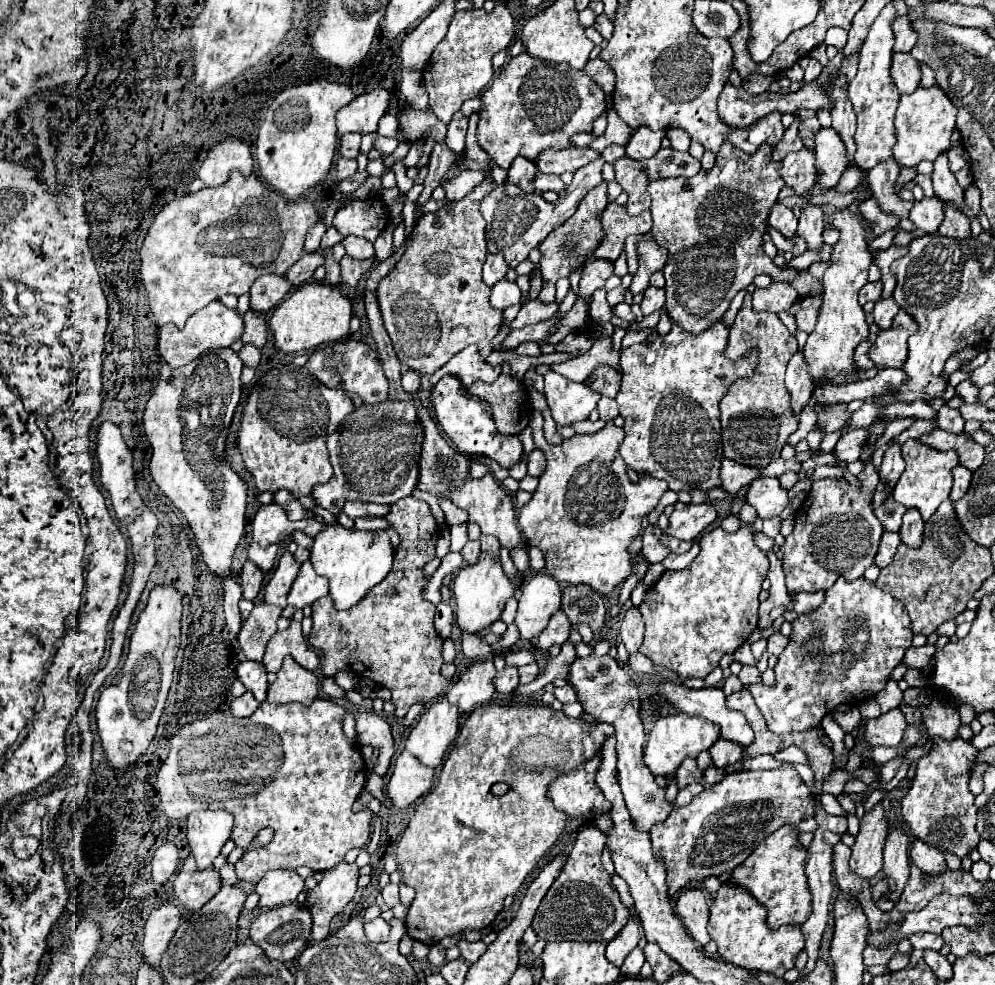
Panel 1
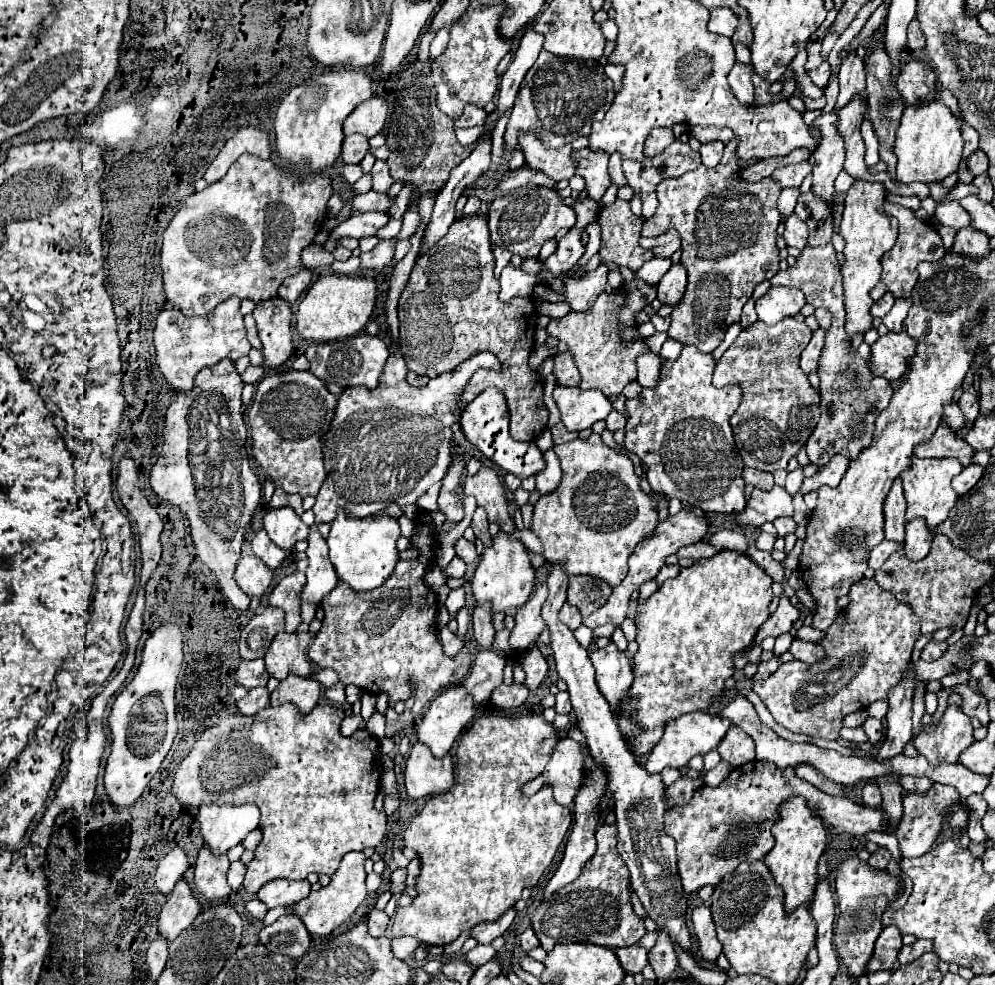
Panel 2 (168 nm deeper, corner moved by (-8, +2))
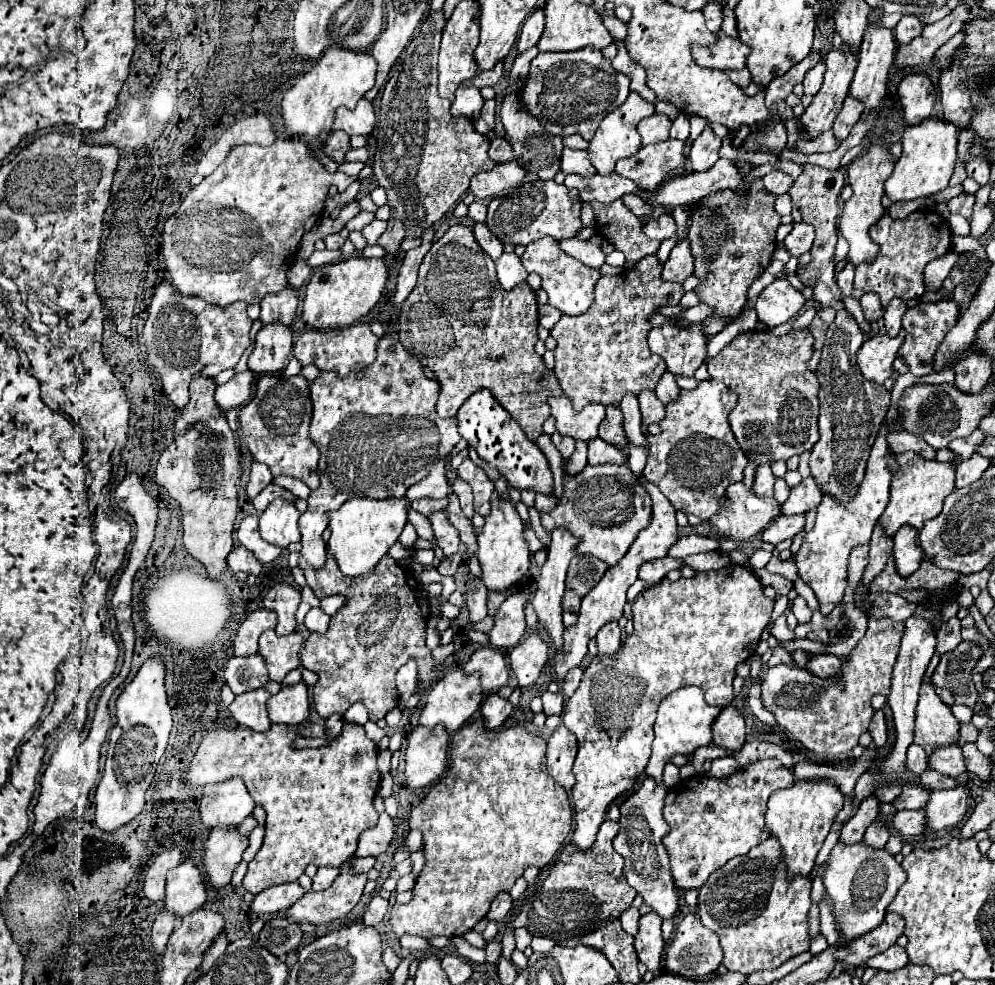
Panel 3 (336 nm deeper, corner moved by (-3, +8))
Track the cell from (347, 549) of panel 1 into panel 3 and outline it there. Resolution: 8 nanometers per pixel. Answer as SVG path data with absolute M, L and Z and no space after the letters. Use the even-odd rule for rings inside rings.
M352 498L344 502L338 510L328 512L328 528L330 540L328 550L338 562L338 568L346 576L362 576L376 568L380 558L388 554L390 546L398 540L404 524L406 524L406 498L390 498L390 500L372 500L372 498Z

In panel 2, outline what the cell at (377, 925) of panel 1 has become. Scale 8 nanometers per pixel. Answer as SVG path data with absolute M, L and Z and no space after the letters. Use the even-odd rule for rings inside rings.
M373 908L369 918L367 918L367 924L369 924L369 934L371 936L383 936L385 930L387 930L387 924L389 924L389 916L383 910Z

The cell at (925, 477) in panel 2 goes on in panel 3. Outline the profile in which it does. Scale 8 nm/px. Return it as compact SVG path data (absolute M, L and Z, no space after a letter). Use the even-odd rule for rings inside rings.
M904 452L898 454L898 464L900 466L894 472L890 486L890 502L884 510L884 516L880 518L888 536L894 536L896 530L904 524L910 524L920 530L926 520L936 518L940 514L944 498L954 490L954 466L950 462L944 464L936 460L926 460L916 452Z

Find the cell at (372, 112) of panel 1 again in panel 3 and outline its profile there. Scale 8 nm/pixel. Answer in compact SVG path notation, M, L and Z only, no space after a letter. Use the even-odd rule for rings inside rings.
M362 98L354 110L348 110L348 108L336 110L336 120L332 130L344 130L350 136L354 134L368 136L374 130L374 122L376 122L376 114L374 114L372 102Z

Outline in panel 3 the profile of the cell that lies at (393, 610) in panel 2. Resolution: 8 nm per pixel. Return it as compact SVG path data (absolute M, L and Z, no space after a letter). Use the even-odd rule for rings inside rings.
M332 554L328 556L322 570L314 570L302 562L306 582L318 598L342 594L346 604L330 616L330 626L324 634L312 632L308 636L302 648L302 666L318 674L312 698L322 718L328 718L334 712L344 714L350 704L364 702L370 720L376 722L398 704L394 674L402 664L414 660L418 664L418 690L430 692L438 674L456 664L456 654L450 654L442 666L434 664L434 656L426 646L426 618L430 616L428 592L412 578L408 568L402 568L392 556L384 556L372 574L344 578Z

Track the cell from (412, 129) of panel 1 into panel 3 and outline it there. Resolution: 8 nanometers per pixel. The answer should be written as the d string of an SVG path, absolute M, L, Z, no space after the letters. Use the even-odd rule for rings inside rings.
M442 10L424 14L416 34L412 36L412 42L406 46L404 54L400 54L398 62L392 66L388 74L390 78L382 88L378 122L372 132L376 138L372 166L374 166L374 178L386 190L388 204L392 208L388 228L378 238L378 246L382 246L388 254L396 252L404 238L418 238L428 226L434 226L448 212L448 208L452 208L456 202L462 200L462 196L468 192L468 186L476 198L488 198L488 196L498 196L500 192L516 186L526 176L526 170L518 166L514 160L506 164L496 164L494 160L490 160L488 156L490 140L474 130L472 120L464 116L454 118L450 114L450 102L438 96L436 62L438 62L438 48L440 48L444 24L446 20L442 18Z

